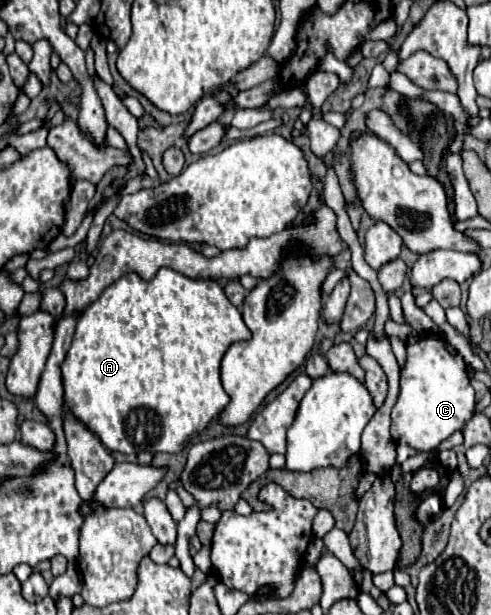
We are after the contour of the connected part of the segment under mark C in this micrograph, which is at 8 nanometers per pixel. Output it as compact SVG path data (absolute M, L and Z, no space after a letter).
M420 336L418 342L408 344L408 356L400 378L400 396L392 410L392 438L394 442L406 442L418 452L432 452L442 440L460 430L464 422L474 414L474 388L470 386L468 364L458 352L448 352L448 342L440 336Z

